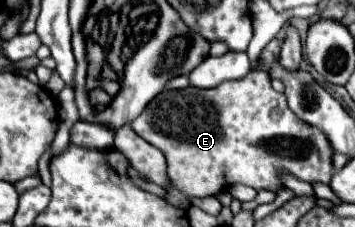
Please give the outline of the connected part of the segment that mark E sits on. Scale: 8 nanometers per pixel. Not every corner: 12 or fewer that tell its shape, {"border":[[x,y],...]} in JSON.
{"border":[[266,71],[164,89],[130,125],[172,197],[282,171],[330,183],[326,135]]}

